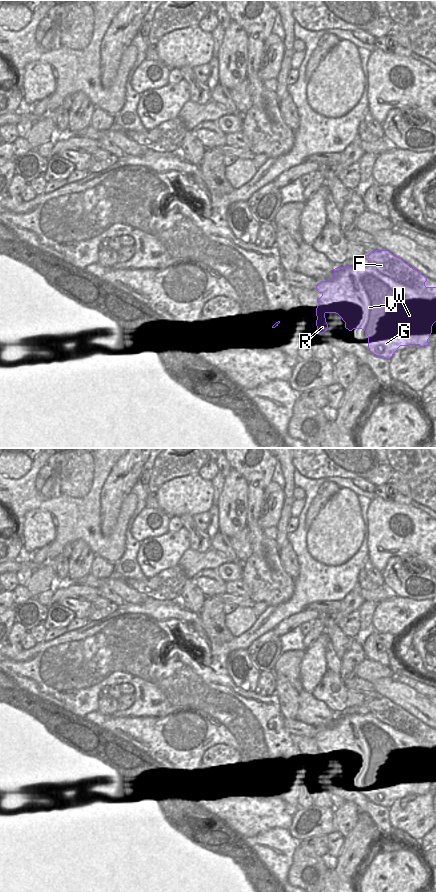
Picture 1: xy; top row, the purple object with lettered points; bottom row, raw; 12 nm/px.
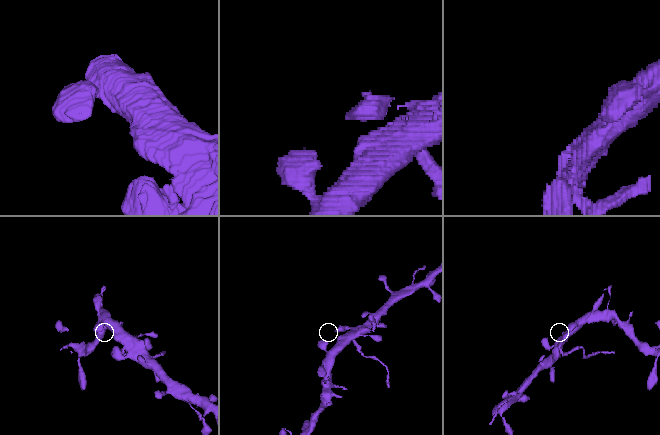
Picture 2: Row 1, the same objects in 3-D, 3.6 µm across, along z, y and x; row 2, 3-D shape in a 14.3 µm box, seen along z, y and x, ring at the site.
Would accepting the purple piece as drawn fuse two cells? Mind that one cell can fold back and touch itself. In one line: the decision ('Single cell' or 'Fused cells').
Fused cells

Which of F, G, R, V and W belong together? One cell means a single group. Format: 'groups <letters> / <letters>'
groups F G V W / R

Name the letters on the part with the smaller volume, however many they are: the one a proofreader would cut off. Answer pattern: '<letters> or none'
R

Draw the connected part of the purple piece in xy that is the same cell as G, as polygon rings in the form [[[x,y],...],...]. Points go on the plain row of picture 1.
[[[388,698],[371,699],[364,707],[368,708],[366,714],[339,714],[334,717],[329,729],[321,729],[316,734],[316,738],[322,742],[317,749],[324,764],[326,761],[336,761],[345,770],[345,776],[349,779],[364,778],[368,784],[369,799],[387,808],[390,808],[400,794],[430,794],[428,787],[436,770],[436,735],[426,735],[427,726],[424,723]]]

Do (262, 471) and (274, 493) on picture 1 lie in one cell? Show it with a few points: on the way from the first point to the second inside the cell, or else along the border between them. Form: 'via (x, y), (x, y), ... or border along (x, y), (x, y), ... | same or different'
border along (271, 481), (264, 490) | different

